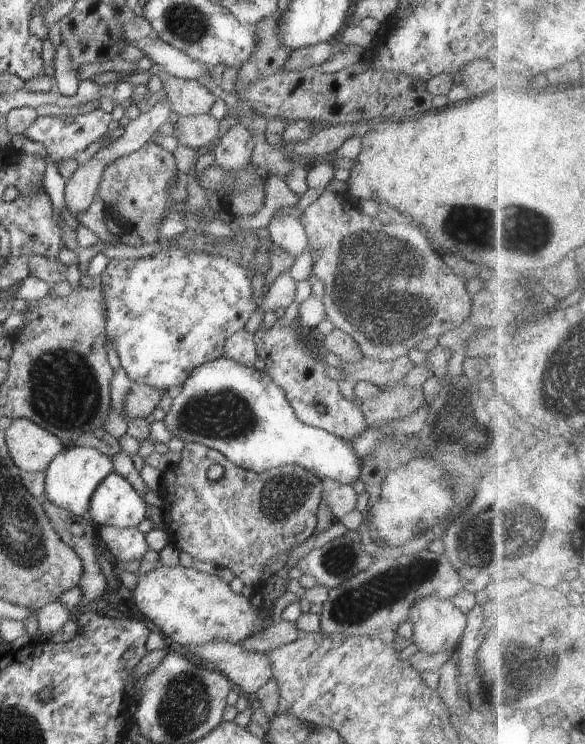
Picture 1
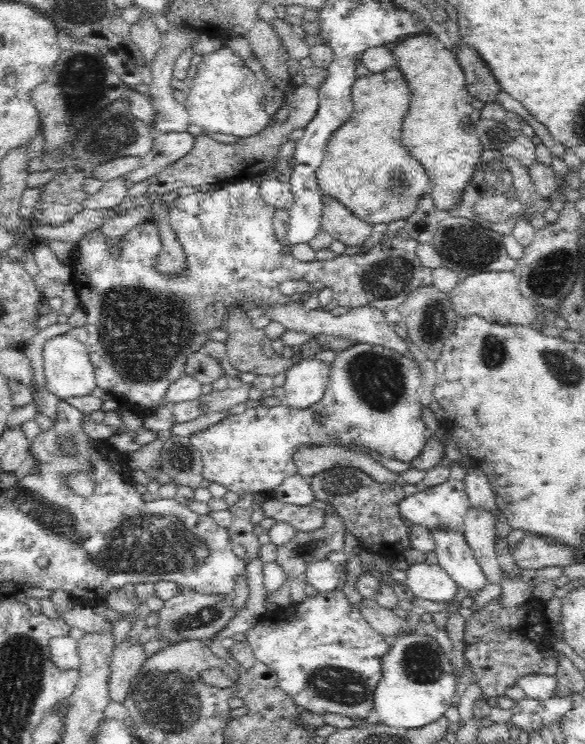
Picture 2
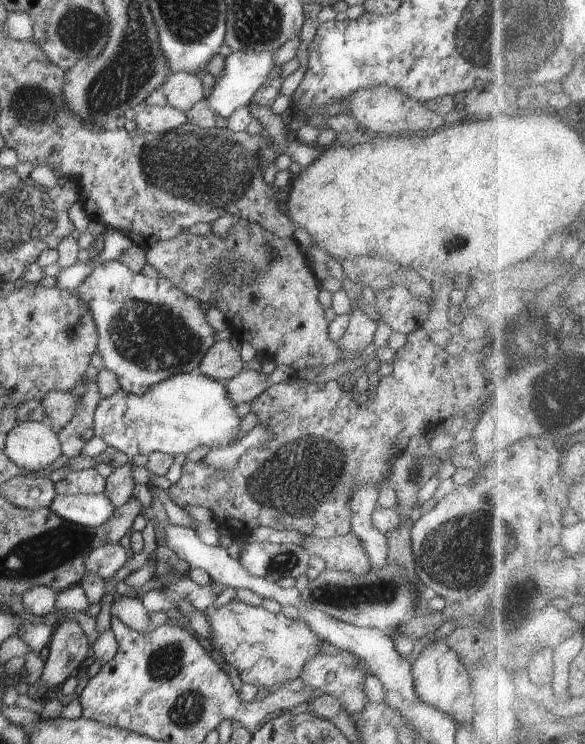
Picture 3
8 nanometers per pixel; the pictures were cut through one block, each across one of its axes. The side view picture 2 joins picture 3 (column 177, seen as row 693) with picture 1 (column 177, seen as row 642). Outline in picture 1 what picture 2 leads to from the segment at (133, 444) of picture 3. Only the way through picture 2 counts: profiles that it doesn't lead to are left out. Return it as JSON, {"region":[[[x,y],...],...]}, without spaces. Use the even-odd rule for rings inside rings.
{"region":[[[224,356],[198,366],[187,376],[181,392],[165,412],[163,422],[172,437],[217,450],[232,464],[255,473],[282,465],[298,465],[314,471],[326,483],[332,480],[332,484],[347,485],[359,479],[359,472],[362,470],[352,443],[298,420],[285,392],[268,373],[238,364]]]}

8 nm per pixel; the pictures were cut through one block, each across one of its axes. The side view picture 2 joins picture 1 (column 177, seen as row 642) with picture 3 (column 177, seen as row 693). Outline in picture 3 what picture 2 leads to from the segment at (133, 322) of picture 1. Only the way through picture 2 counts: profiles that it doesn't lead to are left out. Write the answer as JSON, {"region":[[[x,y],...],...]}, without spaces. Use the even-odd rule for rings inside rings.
{"region":[[[114,260],[98,266],[73,293],[79,294],[80,300],[88,304],[98,330],[96,348],[105,368],[116,374],[121,389],[126,392],[140,396],[154,384],[160,384],[171,376],[193,372],[210,346],[217,342],[217,331],[208,324],[206,311],[202,310],[198,299],[184,294],[172,280],[166,280],[162,276],[149,278],[133,272],[122,262]]]}

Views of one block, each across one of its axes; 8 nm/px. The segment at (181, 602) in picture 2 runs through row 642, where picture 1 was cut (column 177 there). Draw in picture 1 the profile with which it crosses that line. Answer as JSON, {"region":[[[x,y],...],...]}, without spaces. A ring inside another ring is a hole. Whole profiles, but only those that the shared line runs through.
{"region":[[[150,141],[144,143],[137,151],[124,155],[115,161],[112,161],[104,170],[104,174],[99,181],[99,191],[97,196],[104,202],[104,206],[116,209],[126,220],[130,222],[128,226],[134,226],[134,230],[138,233],[144,243],[157,242],[157,232],[161,228],[158,226],[158,221],[168,210],[172,212],[174,205],[167,194],[167,188],[175,183],[180,172],[178,171],[177,159],[171,151],[166,151],[156,143]]]}

